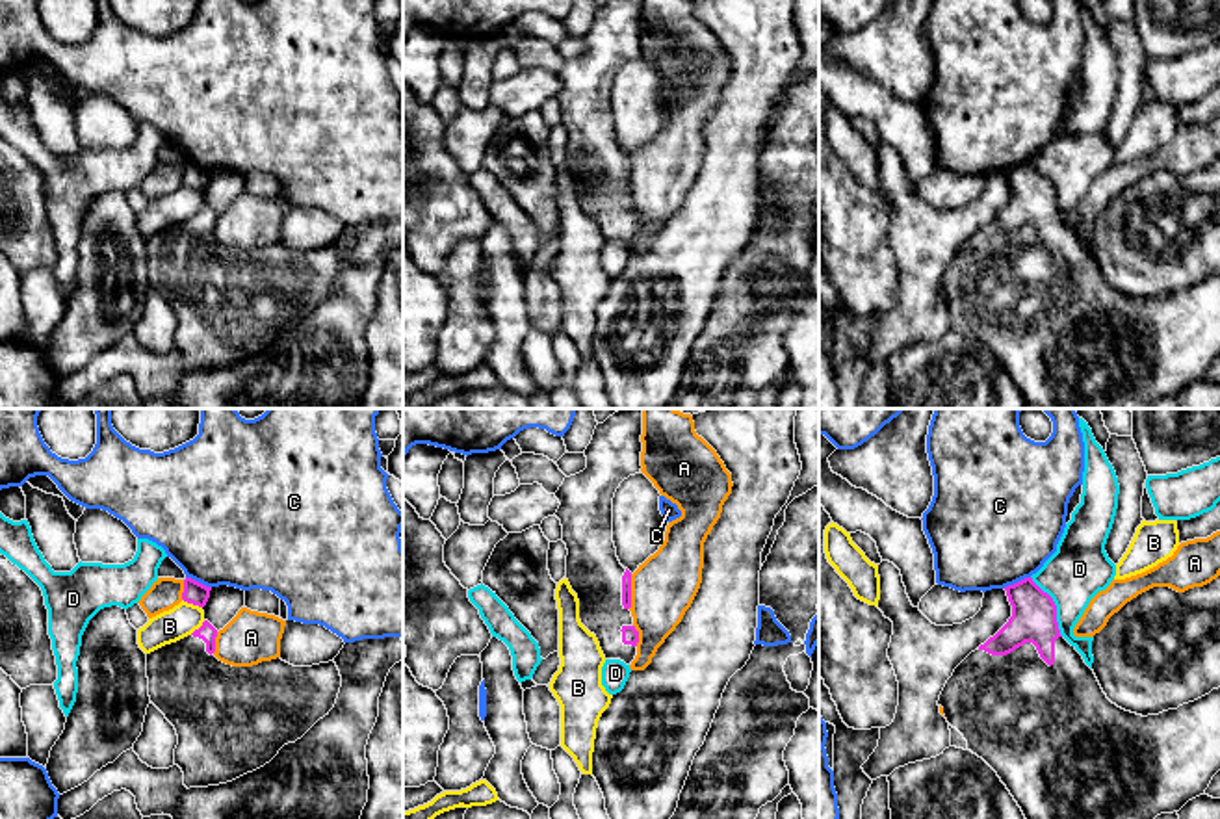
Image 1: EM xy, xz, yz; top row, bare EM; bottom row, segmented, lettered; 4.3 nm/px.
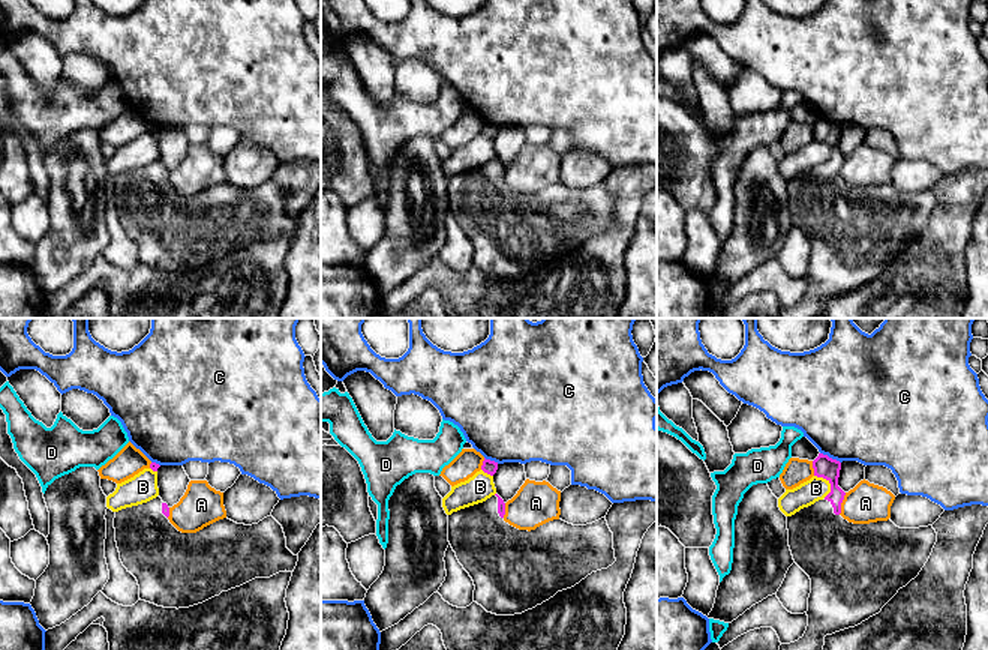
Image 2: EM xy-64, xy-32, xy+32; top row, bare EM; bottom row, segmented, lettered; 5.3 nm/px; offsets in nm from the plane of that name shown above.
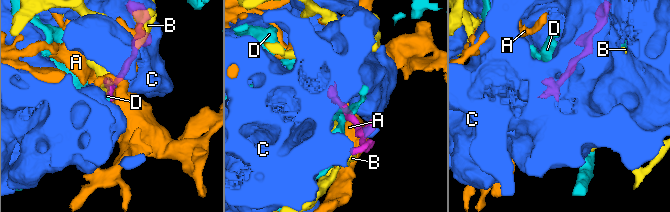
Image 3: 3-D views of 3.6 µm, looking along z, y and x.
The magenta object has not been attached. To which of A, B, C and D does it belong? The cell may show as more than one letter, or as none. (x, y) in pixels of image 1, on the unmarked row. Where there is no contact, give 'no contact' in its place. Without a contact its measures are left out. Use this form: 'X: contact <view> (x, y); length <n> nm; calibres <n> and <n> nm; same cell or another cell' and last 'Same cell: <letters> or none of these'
A: contact xz (630, 175); length 150 nm; calibres 50 and 280 nm; another cell
B: contact xy (192, 186); length 100 nm; calibres 100 and 140 nm; another cell
C: contact yz (1018, 166); length 130 nm; calibres 190 and 500 nm; another cell
D: contact yz (1055, 190); length 300 nm; calibres 190 and 260 nm; another cell
Same cell: none of these

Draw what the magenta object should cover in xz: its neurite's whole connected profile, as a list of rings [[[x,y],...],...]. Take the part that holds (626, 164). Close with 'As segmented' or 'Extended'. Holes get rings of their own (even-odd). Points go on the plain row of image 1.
[[[609,0],[598,7],[585,33],[587,52],[565,61],[555,76],[559,93],[555,100],[563,110],[566,128],[566,163],[579,184],[579,204],[596,219],[605,243],[620,243],[626,249],[637,240],[639,215],[631,201],[631,156],[616,141],[613,126],[613,82],[629,59],[641,58],[642,0]]]. Extended

